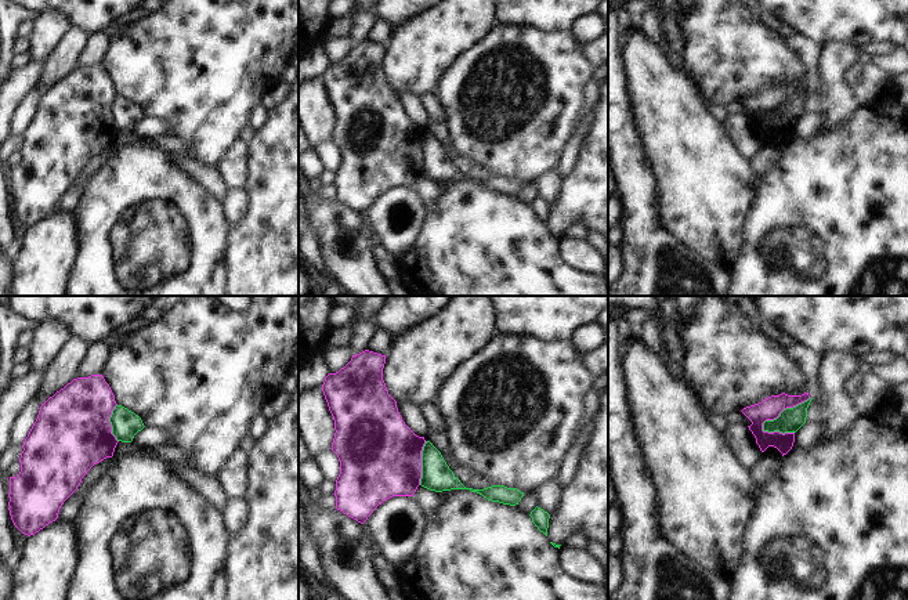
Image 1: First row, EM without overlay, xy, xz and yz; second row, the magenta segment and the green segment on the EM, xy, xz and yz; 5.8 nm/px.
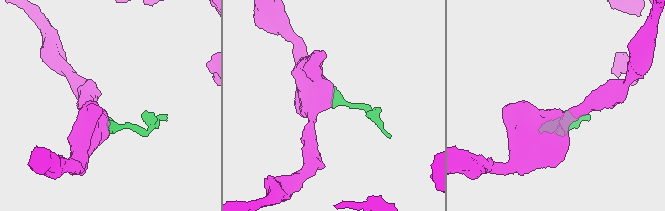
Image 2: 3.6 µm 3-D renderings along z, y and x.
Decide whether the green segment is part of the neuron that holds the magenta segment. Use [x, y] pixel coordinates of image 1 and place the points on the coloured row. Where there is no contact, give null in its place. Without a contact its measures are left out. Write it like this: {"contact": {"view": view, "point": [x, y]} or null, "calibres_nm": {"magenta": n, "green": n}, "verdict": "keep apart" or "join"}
{"contact": {"view": "yz", "point": [782, 409]}, "calibres_nm": {"magenta": 130, "green": 140}, "verdict": "keep apart"}

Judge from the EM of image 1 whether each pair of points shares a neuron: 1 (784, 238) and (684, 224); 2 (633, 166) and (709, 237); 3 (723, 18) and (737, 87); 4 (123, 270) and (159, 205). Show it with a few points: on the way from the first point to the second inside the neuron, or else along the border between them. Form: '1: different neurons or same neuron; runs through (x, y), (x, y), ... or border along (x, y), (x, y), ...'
1: different neurons; border along (753, 202), (745, 220), (740, 255), (733, 263)
2: different neurons; border along (646, 158), (655, 181), (655, 209), (661, 220)
3: same neuron; runs through (723, 35), (730, 71)
4: same neuron; runs through (140, 253), (148, 245), (148, 221)

